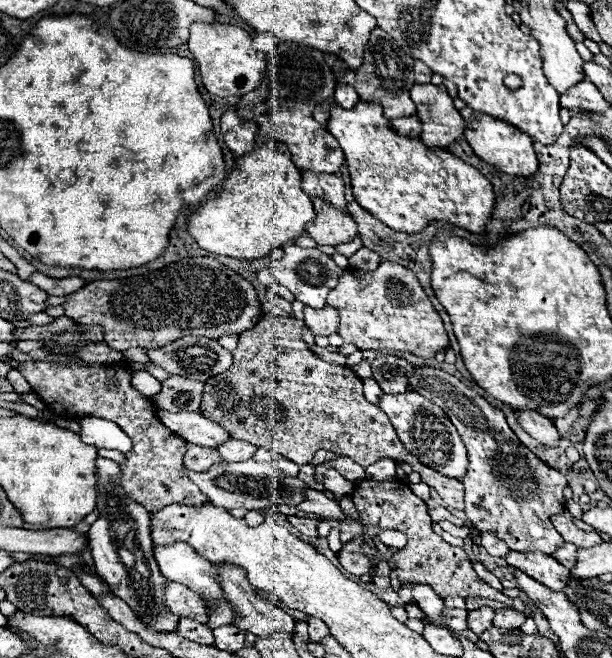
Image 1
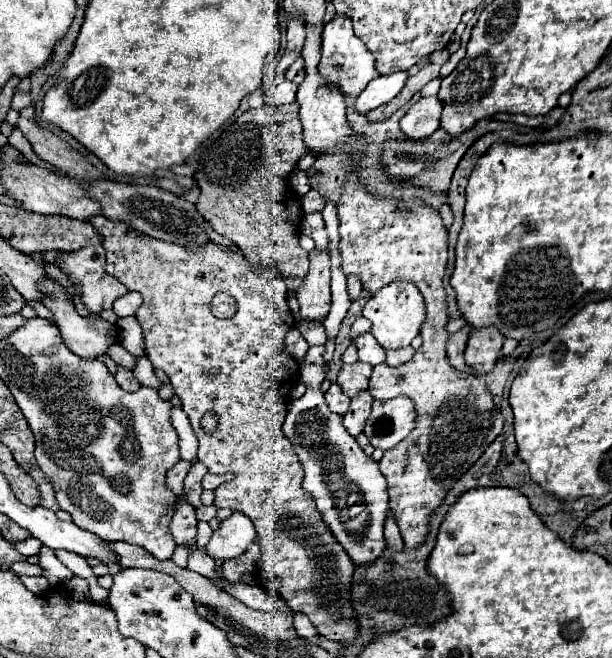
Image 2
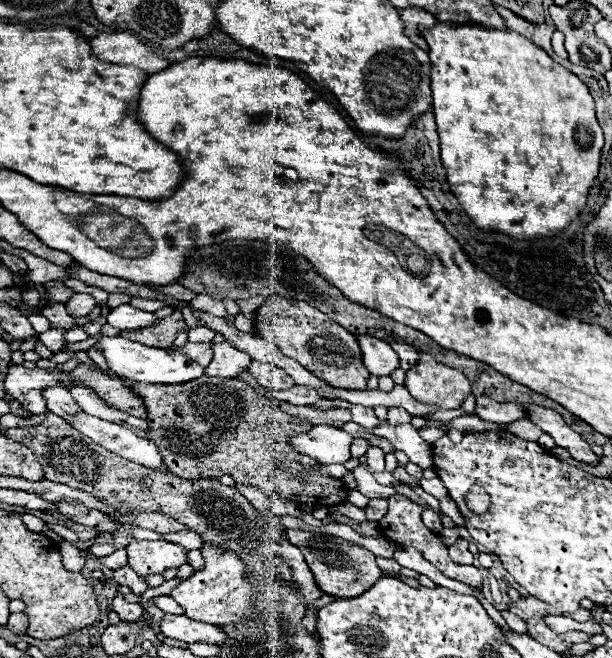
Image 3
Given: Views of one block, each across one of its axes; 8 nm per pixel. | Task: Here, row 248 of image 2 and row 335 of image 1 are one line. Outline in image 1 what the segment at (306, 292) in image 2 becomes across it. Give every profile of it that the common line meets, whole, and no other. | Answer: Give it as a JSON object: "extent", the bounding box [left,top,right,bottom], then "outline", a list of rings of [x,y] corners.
{"extent":[304,306,338,336],"outline":[[[304,306],[304,322],[314,336],[330,336],[338,328],[338,312],[334,308],[308,308]]]}

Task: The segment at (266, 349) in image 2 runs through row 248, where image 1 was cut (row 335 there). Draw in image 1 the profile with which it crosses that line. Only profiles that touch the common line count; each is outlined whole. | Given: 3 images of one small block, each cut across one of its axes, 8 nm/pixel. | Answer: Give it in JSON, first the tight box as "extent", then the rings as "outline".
{"extent":[66,256,264,352],"outline":[[[194,256],[182,258],[172,262],[164,268],[152,270],[148,274],[138,274],[130,278],[116,278],[116,280],[98,280],[86,284],[80,292],[66,296],[66,316],[78,324],[98,324],[104,328],[104,342],[108,348],[116,352],[126,352],[130,348],[144,348],[144,350],[158,350],[174,340],[184,336],[208,336],[218,340],[222,336],[240,336],[244,330],[250,330],[260,322],[264,310],[258,302],[256,290],[252,284],[236,274],[234,270],[226,268],[214,258]]]}

